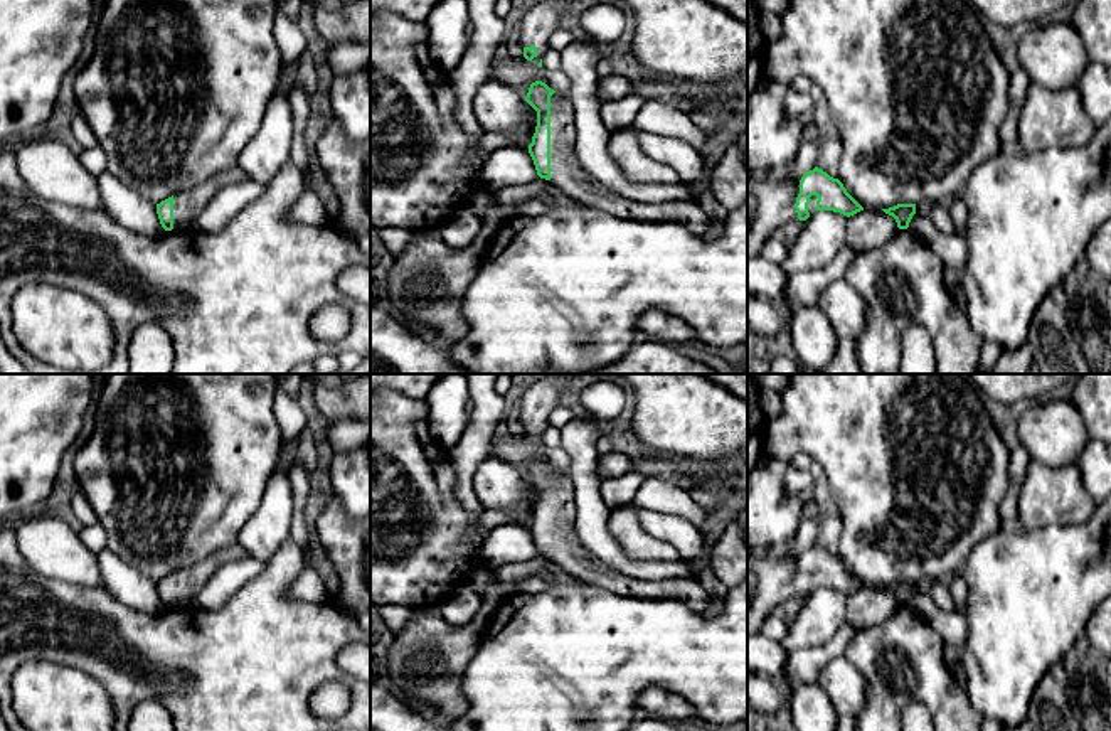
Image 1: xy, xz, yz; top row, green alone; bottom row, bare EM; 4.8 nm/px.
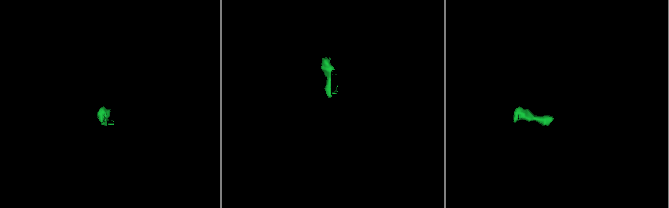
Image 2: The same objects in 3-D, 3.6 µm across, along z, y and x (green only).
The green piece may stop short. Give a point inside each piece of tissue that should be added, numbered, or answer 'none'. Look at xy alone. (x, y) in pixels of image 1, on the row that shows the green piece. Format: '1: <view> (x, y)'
1: xy (189, 202)

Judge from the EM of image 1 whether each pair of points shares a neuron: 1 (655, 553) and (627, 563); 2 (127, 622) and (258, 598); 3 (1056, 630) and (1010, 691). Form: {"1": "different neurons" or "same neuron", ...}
{"1": "different neurons", "2": "same neuron", "3": "same neuron"}

